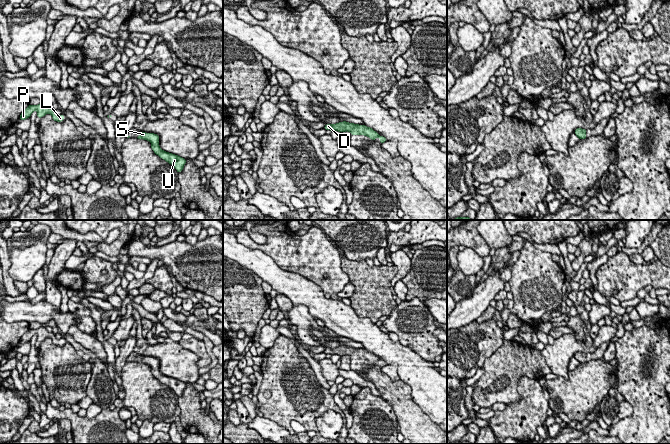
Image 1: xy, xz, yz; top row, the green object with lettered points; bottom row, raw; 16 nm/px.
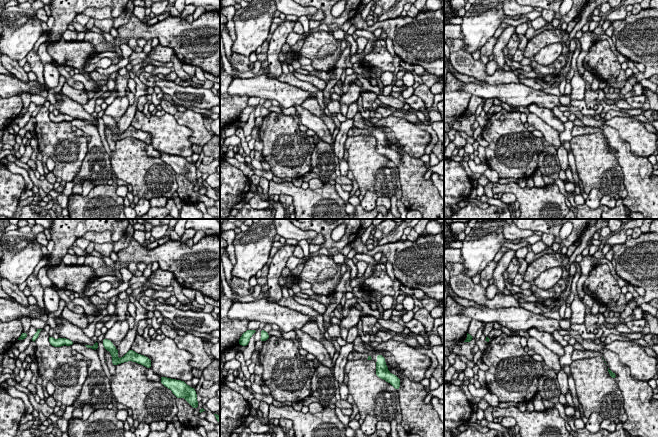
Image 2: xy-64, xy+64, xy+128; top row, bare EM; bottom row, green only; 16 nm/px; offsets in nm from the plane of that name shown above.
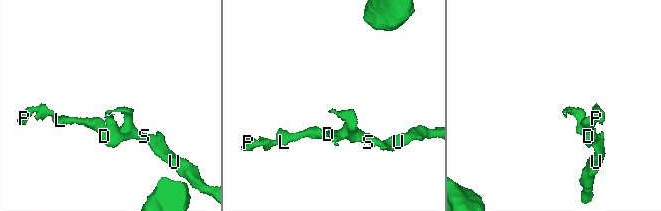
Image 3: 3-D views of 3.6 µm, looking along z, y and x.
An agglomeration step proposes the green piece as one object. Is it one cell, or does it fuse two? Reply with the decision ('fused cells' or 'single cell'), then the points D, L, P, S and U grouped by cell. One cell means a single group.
single cell; groups D L P S U

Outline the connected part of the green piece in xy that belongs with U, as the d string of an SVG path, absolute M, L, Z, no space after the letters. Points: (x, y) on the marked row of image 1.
M141 132L141 134L137 138L150 141L151 142L151 148L156 155L158 155L163 160L170 163L177 170L178 173L182 172L183 167L186 163L186 159L184 159L180 156L177 156L175 154L163 151L159 147L159 135L154 134L154 133Z

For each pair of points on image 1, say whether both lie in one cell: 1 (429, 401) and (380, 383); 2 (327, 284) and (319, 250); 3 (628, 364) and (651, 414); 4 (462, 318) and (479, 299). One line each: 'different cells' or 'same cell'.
1: different cells
2: same cell
3: same cell
4: same cell

